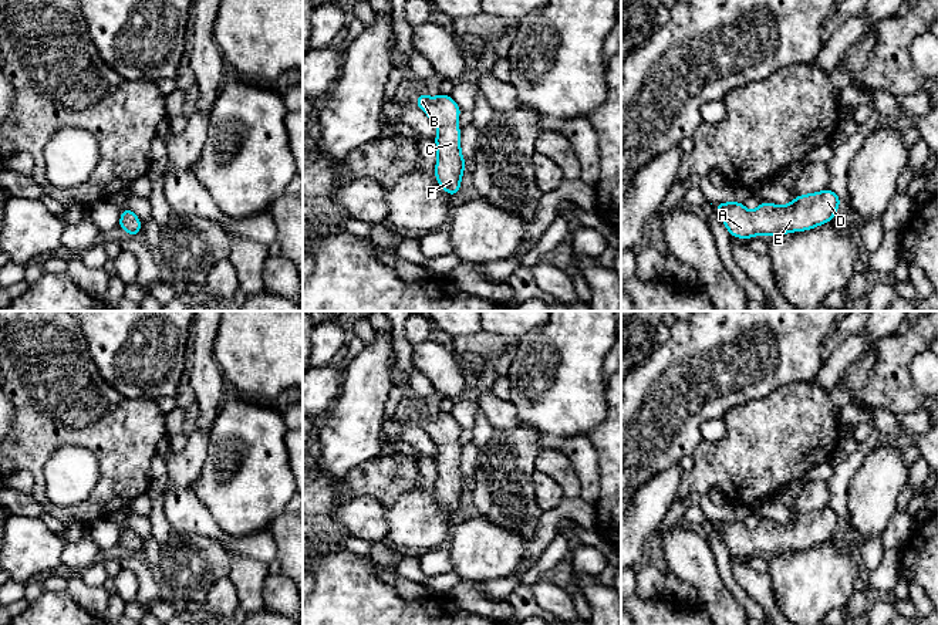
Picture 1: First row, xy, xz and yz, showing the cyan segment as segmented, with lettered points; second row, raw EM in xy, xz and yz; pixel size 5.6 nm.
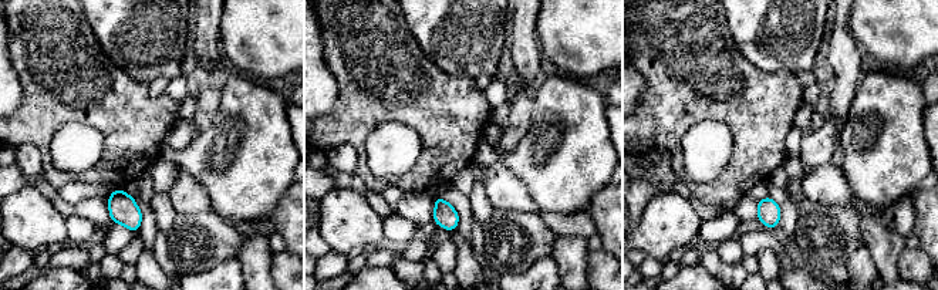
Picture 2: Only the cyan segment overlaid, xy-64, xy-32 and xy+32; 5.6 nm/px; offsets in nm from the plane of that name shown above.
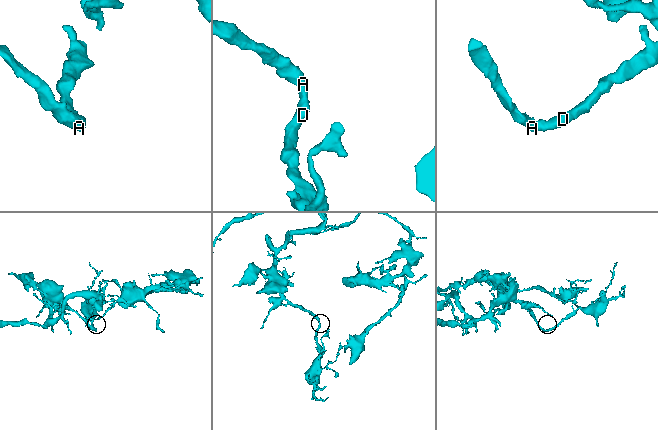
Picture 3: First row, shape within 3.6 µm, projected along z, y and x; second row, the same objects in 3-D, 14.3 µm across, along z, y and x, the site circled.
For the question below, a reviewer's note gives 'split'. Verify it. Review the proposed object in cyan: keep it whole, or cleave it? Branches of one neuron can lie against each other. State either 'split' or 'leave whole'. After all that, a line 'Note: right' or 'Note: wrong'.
leave whole
Note: wrong

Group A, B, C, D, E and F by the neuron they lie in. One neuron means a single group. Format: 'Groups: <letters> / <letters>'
Groups: A B C D E F

